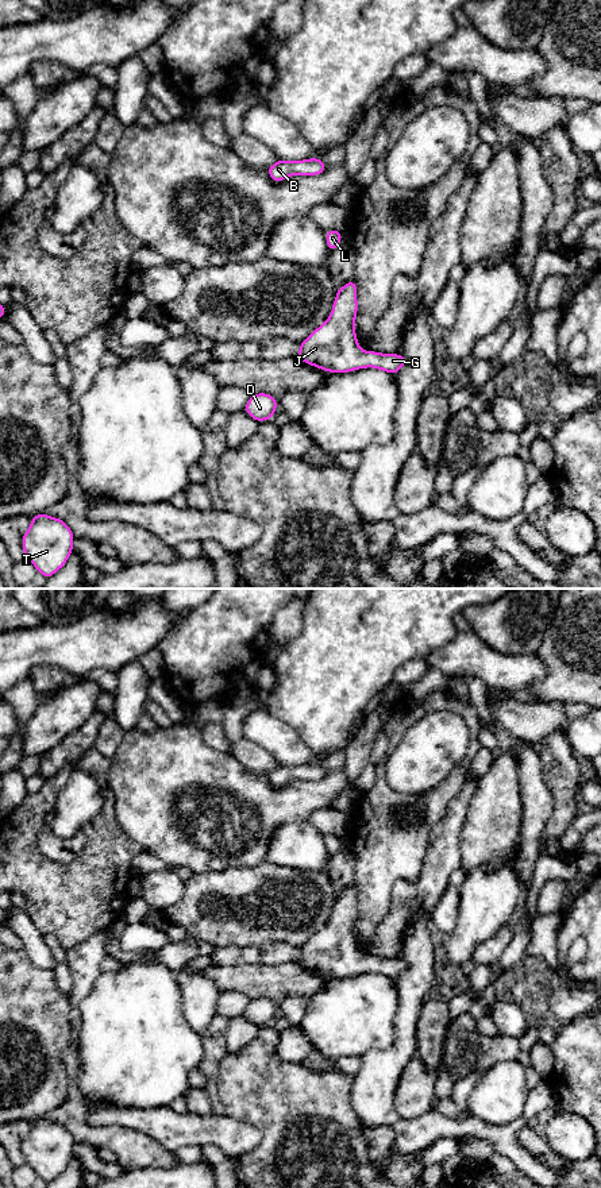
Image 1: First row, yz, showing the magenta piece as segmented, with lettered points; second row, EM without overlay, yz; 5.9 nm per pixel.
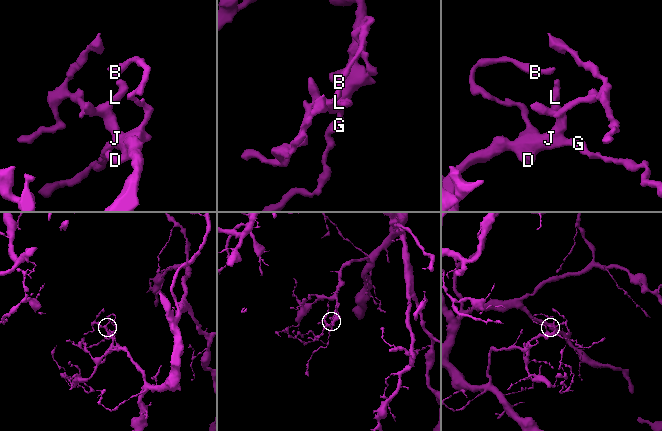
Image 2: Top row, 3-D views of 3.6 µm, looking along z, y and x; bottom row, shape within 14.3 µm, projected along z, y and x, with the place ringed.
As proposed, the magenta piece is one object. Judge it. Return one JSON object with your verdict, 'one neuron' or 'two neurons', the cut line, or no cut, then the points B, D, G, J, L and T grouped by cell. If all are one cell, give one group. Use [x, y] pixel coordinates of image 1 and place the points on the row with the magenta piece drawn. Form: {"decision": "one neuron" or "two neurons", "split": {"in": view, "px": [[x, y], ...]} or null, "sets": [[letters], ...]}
{"decision": "one neuron", "split": null, "sets": [["B", "D", "G", "J", "L", "T"]]}

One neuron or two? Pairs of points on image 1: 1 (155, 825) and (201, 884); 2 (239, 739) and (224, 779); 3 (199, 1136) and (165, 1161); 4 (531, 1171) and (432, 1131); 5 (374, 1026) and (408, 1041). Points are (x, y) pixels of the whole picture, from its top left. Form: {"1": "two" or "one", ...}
{"1": "two", "2": "two", "3": "two", "4": "one", "5": "two"}

